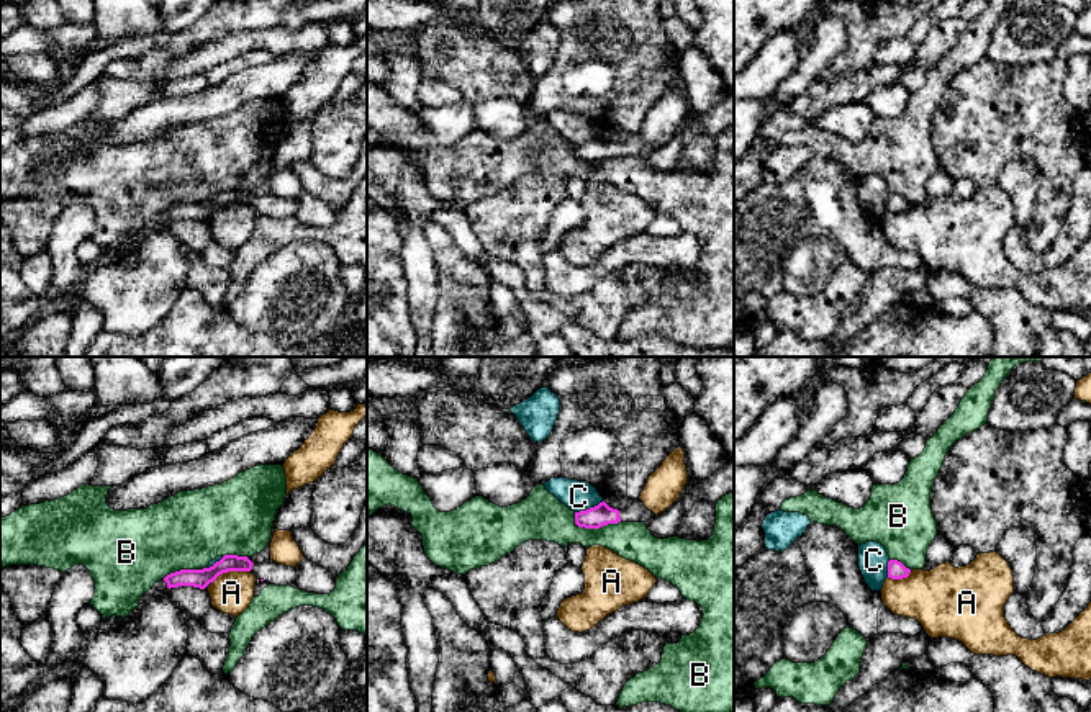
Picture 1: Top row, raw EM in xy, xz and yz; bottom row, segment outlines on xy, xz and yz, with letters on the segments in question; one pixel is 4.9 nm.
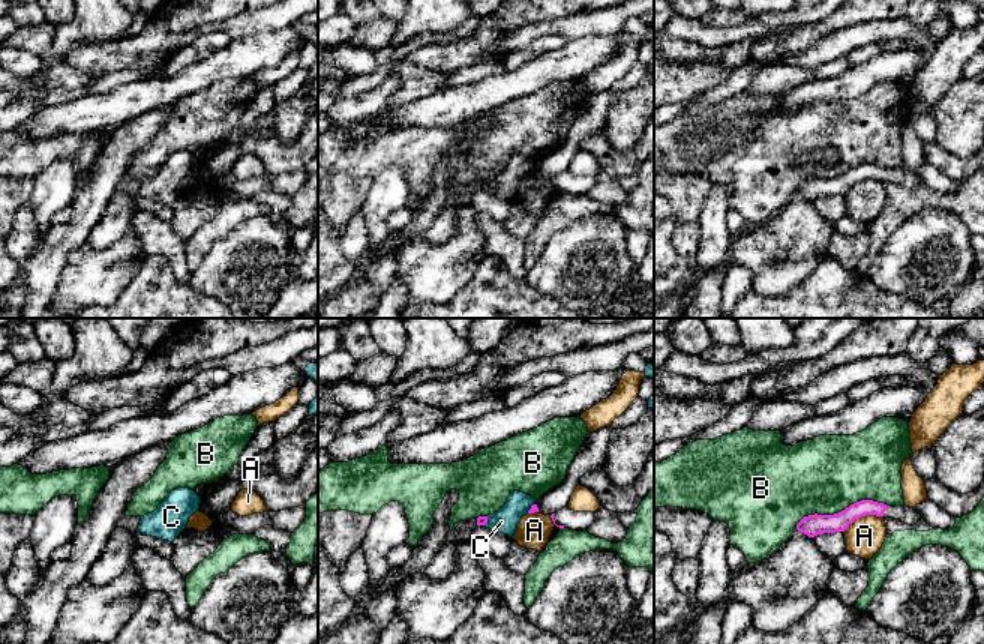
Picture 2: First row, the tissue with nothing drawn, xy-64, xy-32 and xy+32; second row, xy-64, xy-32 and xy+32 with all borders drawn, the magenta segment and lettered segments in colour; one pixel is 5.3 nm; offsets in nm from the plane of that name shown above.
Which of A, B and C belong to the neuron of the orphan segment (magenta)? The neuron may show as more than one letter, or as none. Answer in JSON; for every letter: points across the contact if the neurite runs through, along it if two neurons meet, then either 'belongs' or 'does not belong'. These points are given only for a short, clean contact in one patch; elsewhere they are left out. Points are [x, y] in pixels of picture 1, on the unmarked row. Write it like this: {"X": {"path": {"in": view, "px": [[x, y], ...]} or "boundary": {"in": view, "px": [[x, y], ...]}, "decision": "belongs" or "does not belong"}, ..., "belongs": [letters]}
{"A": {"boundary": {"in": "xy", "px": [[249, 203], [223, 205], [212, 216]]}, "decision": "does not belong"}, "B": {"decision": "does not belong"}, "C": {"boundary": {"in": "xz", "px": [[603, 135], [575, 146]]}, "decision": "does not belong"}, "belongs": []}

